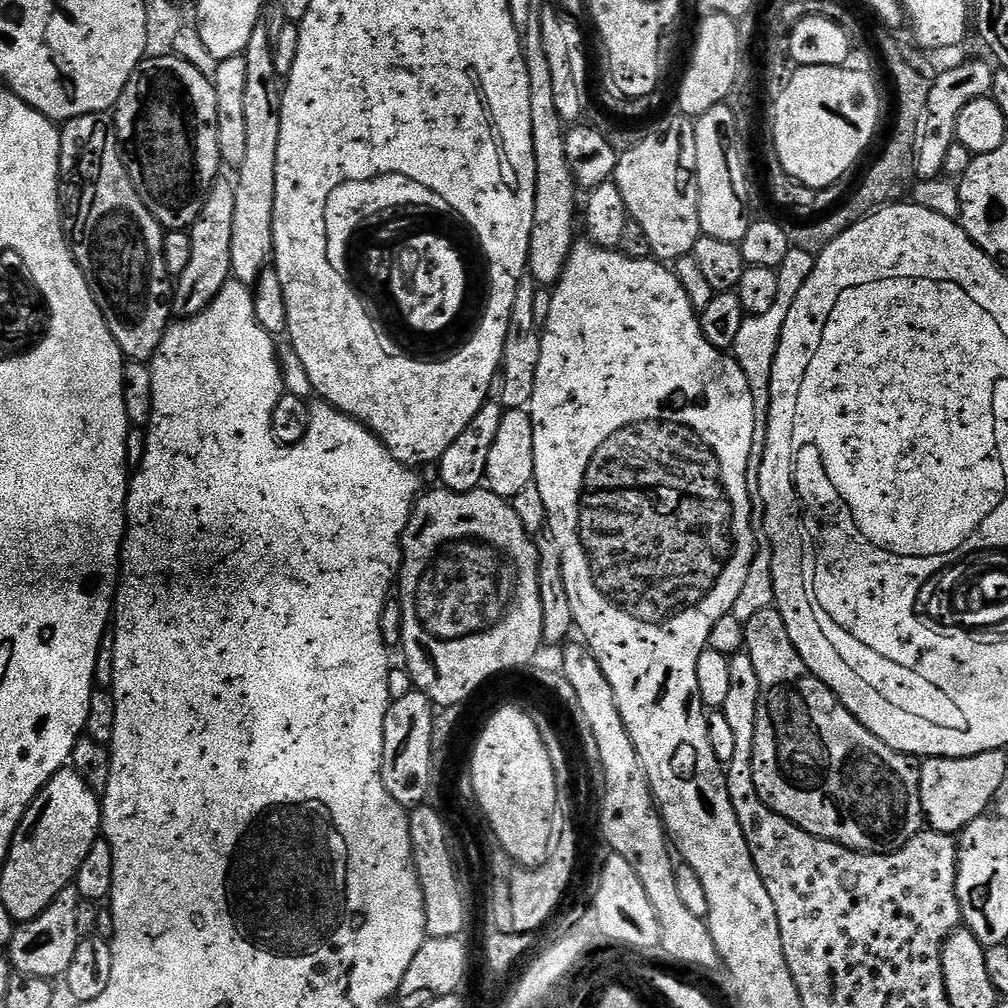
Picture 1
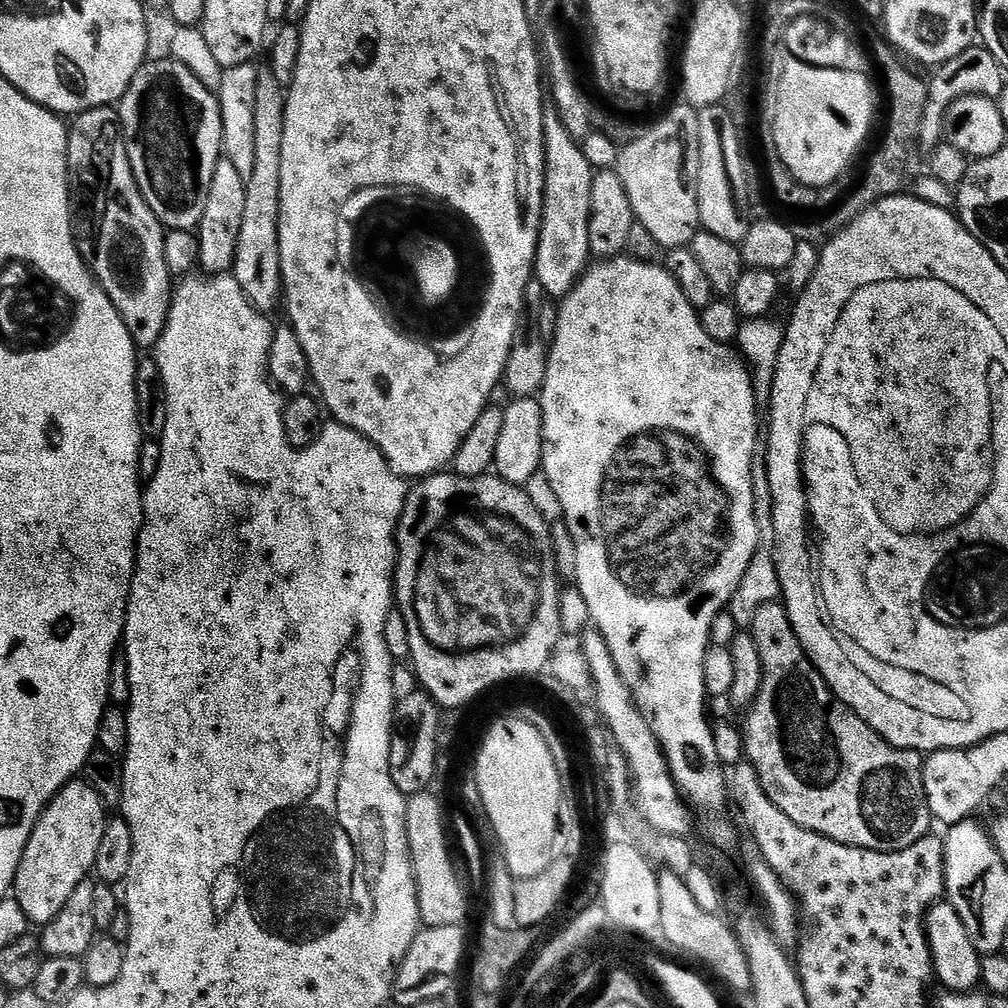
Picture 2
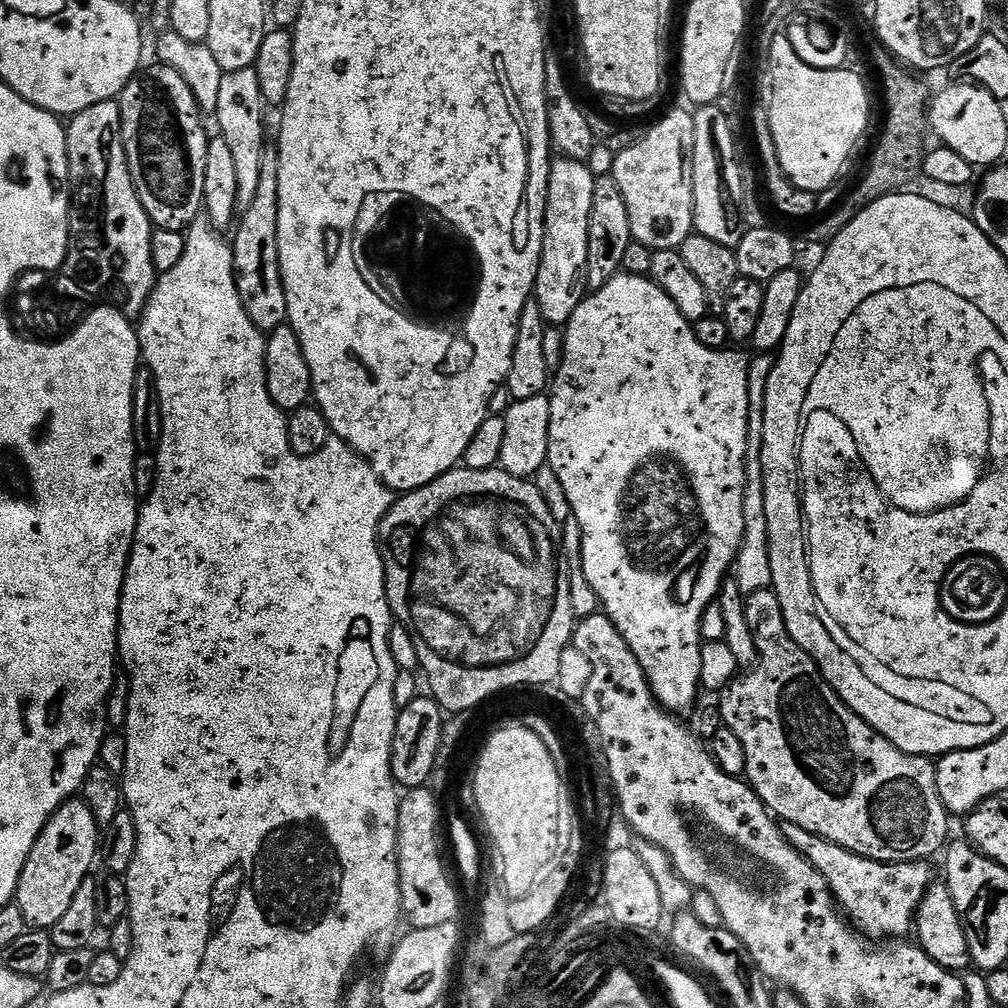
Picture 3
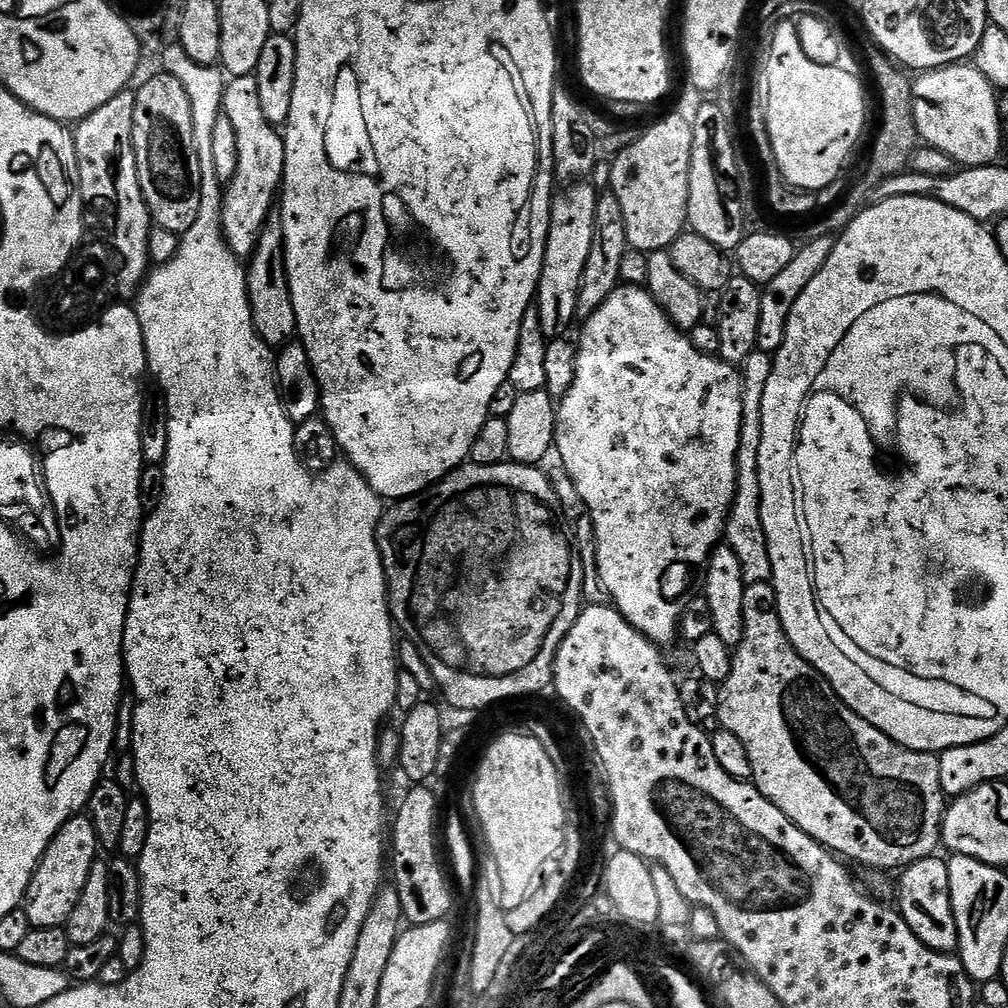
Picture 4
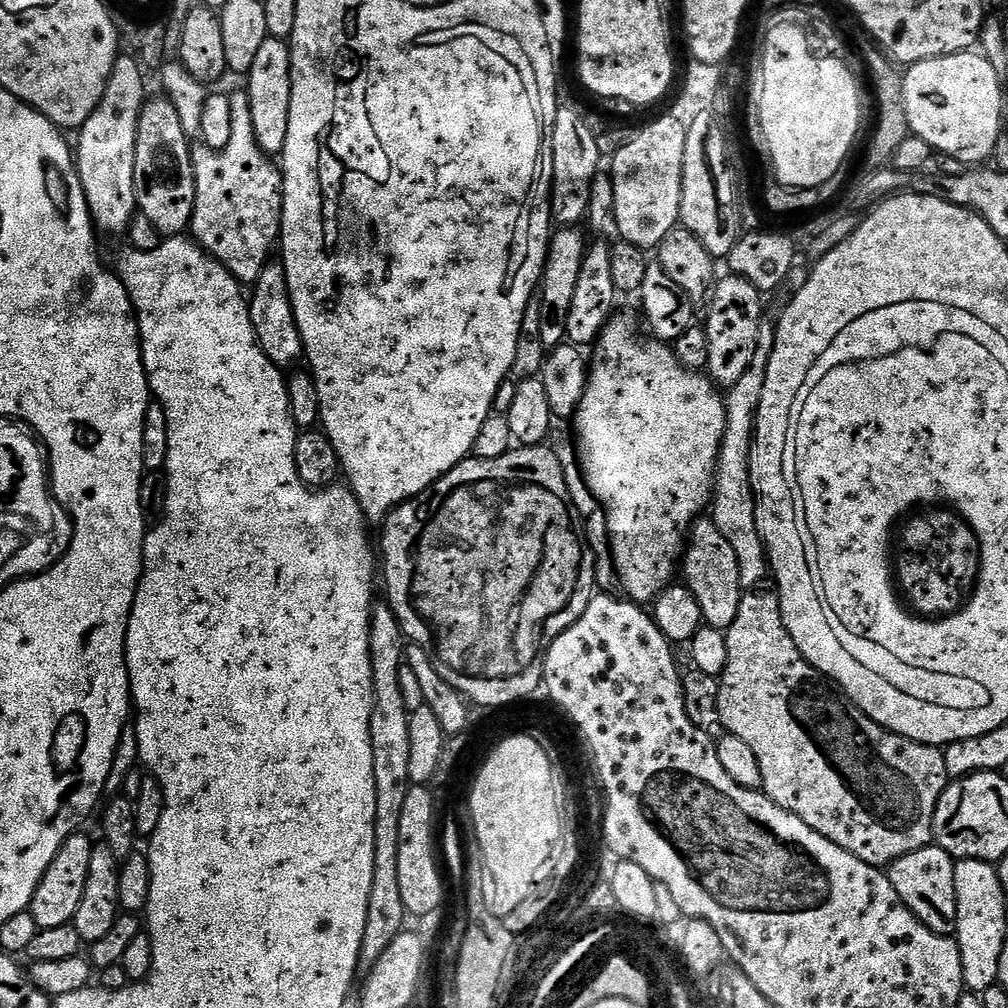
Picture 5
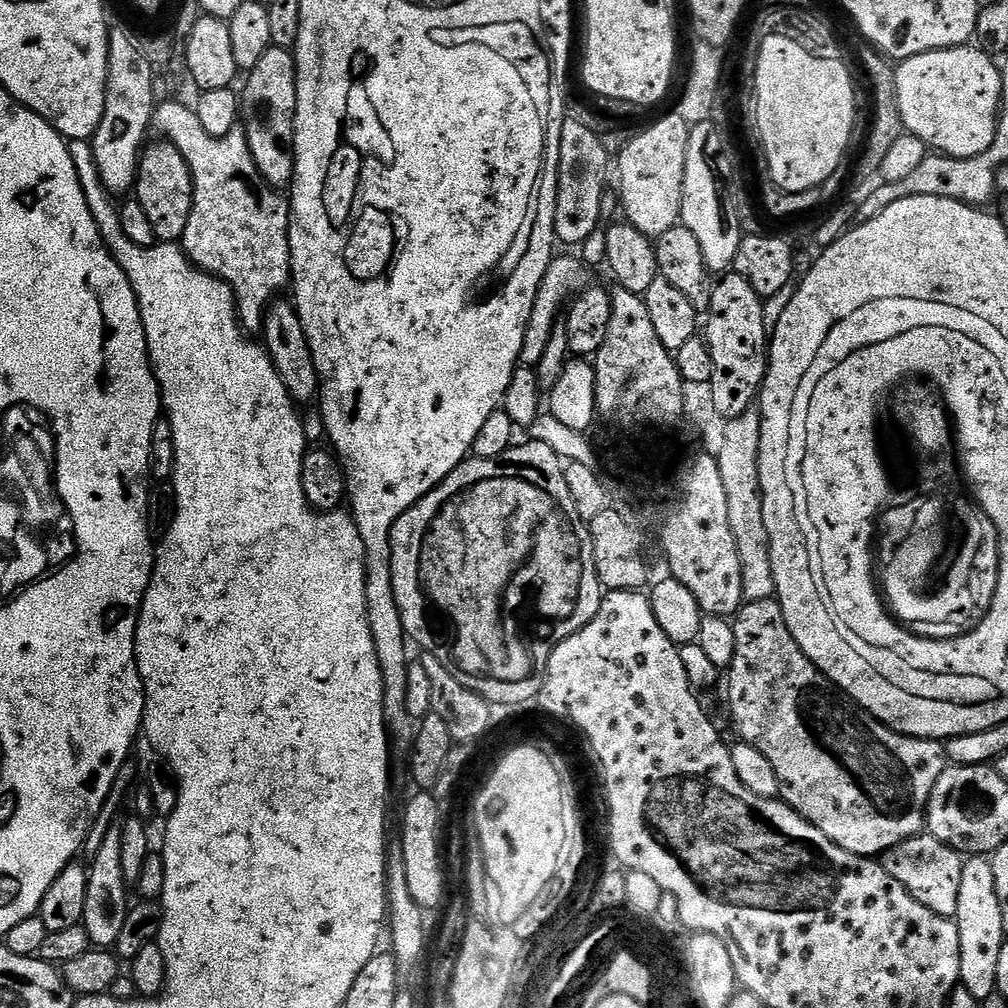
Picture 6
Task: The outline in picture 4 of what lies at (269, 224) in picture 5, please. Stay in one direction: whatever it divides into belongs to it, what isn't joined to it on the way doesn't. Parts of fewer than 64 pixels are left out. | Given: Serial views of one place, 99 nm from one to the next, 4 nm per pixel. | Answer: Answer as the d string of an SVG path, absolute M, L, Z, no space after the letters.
M255 75L234 76L225 83L222 115L230 118L234 126L234 138L238 138L238 160L227 181L228 189L222 192L220 206L220 229L224 232L224 240L230 246L234 255L241 258L251 256L254 246L260 237L260 231L265 221L271 215L273 206L277 203L280 185L284 178L284 138L277 125L269 123L262 105L258 99L258 82Z

